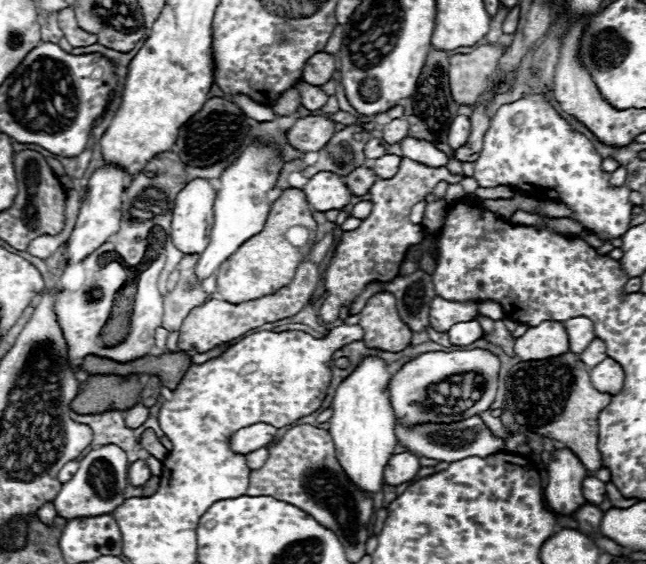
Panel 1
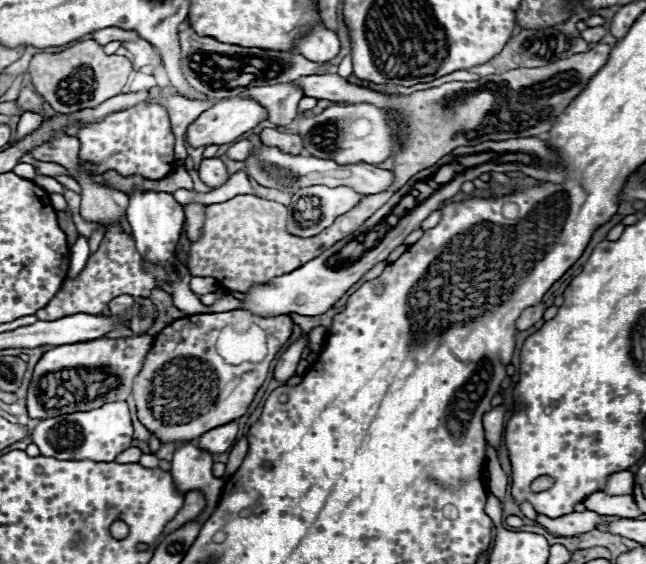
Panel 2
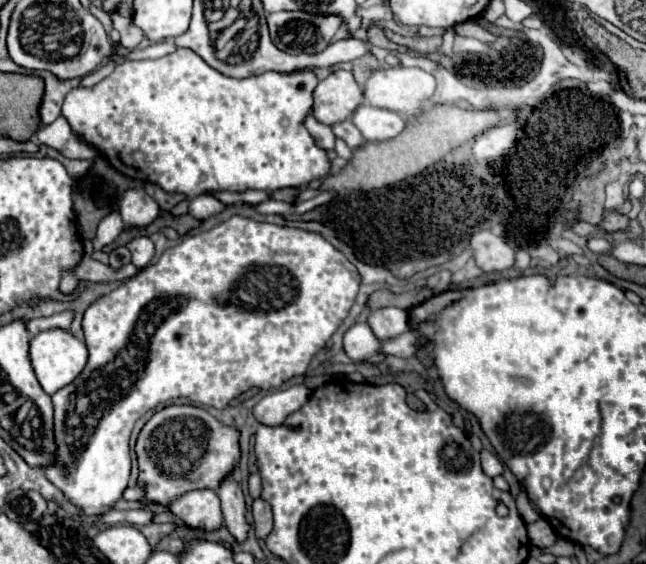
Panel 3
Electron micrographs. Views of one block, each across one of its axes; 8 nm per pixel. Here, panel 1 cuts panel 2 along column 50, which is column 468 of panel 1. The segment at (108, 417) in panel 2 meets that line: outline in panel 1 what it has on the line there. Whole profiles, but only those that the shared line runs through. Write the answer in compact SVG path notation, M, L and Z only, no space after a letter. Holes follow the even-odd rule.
M472 416L468 420L460 420L454 424L416 424L416 426L404 426L402 422L396 420L394 432L398 444L402 444L408 452L434 458L440 462L462 460L462 456L492 456L504 452L504 440L496 438L480 416Z

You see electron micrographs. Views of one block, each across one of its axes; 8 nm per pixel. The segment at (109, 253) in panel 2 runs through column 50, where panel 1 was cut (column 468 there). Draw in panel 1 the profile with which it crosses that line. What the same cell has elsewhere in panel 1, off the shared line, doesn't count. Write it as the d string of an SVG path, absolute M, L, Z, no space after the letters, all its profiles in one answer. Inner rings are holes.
M434 296L430 302L430 328L436 332L448 332L450 324L458 320L474 320L478 316L478 302L454 302L442 296Z

